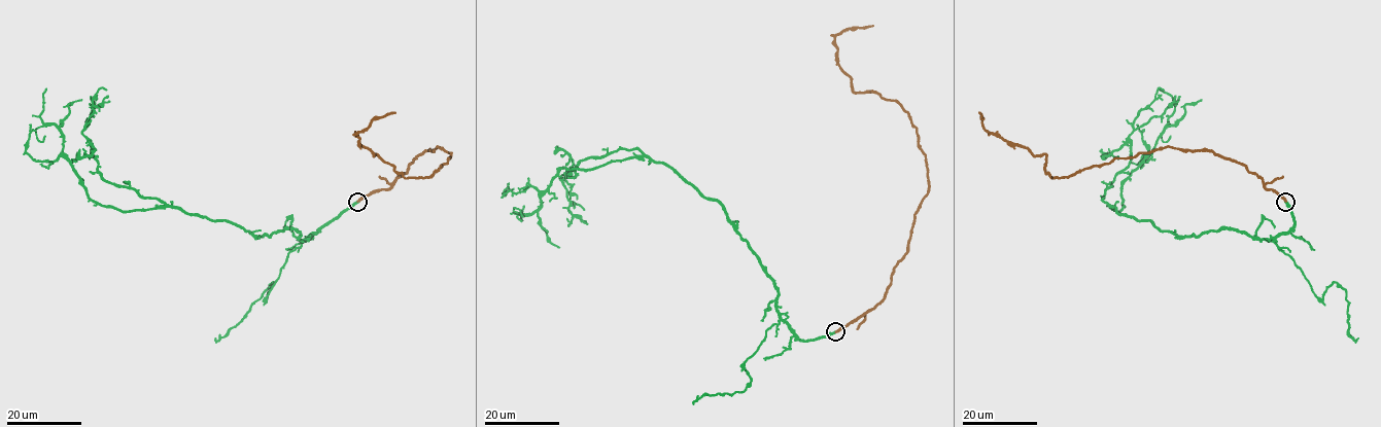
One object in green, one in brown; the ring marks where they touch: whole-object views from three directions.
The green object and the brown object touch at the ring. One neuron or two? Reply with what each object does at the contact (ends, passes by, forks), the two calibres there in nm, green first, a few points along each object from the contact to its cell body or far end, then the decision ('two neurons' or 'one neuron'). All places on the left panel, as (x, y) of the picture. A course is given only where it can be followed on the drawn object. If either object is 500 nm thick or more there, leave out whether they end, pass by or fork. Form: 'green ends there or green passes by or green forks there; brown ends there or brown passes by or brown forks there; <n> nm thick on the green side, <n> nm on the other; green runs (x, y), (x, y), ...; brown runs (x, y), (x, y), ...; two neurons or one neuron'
green ends there; brown ends there; 360 nm thick on the green side, 240 nm on the other; green runs (357, 202), (304, 240), (170, 206), (102, 206), (39, 115), (46, 89); brown runs (357, 202), (423, 151), (449, 157), (405, 178), (374, 155), (356, 133), (395, 112); one neuron

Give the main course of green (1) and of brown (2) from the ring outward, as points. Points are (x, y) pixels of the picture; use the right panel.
1: (1285, 202), (1295, 225), (1272, 240), (1176, 236), (1111, 208), (1124, 207), (1121, 183), (1175, 110), (1160, 89)
2: (1286, 202), (1244, 165), (1206, 150), (1166, 146), (1052, 178), (1046, 154), (991, 133), (979, 112)

